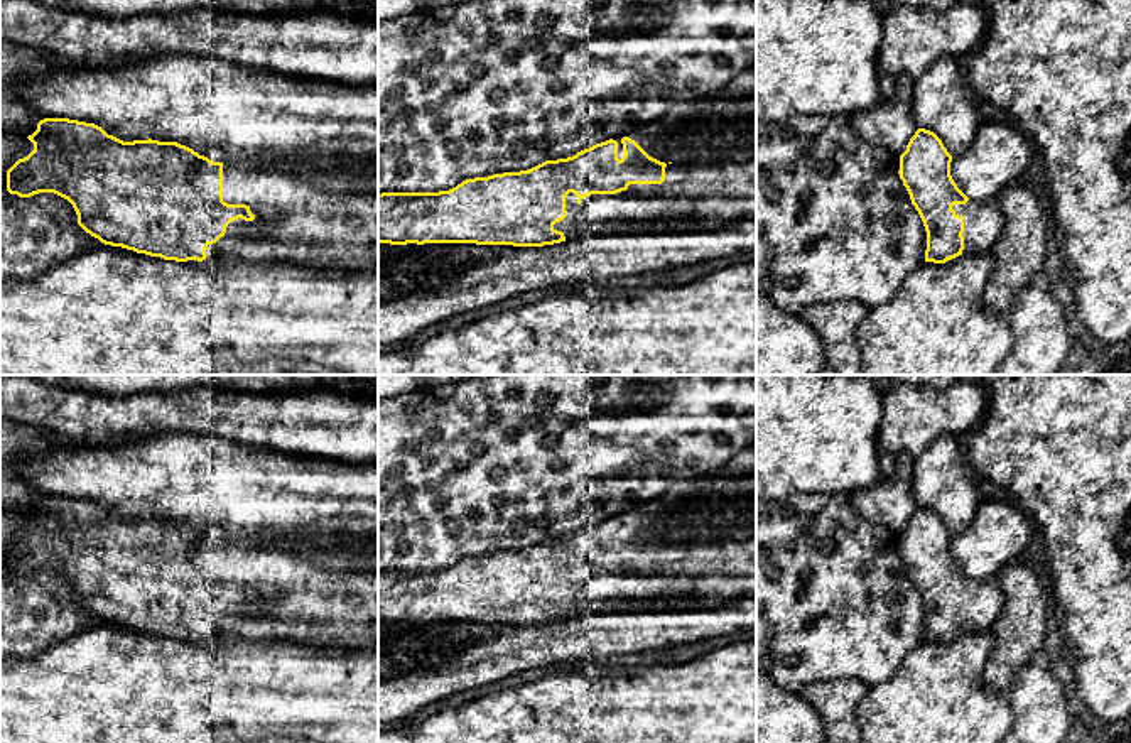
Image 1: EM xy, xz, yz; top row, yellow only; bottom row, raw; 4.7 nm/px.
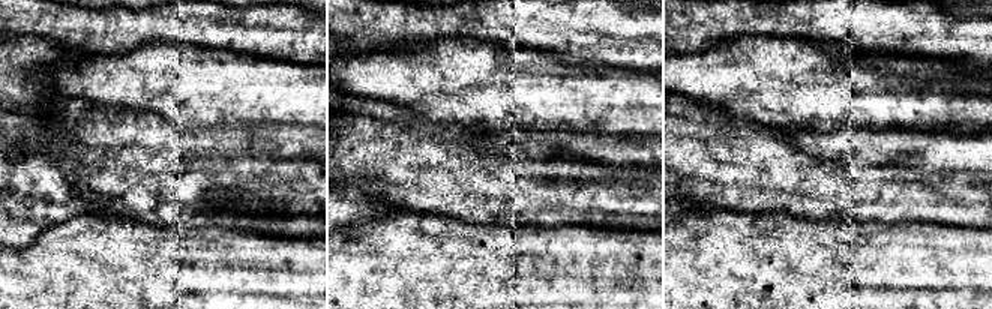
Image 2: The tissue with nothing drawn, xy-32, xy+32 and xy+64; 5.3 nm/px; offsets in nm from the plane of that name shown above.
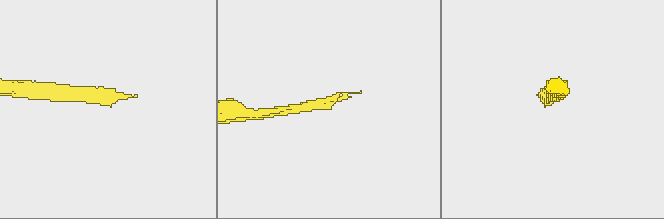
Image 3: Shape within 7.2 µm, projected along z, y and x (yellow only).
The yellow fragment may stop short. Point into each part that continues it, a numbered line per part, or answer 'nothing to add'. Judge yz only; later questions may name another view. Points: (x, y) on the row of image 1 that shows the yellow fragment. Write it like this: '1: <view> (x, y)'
1: yz (983, 222)

